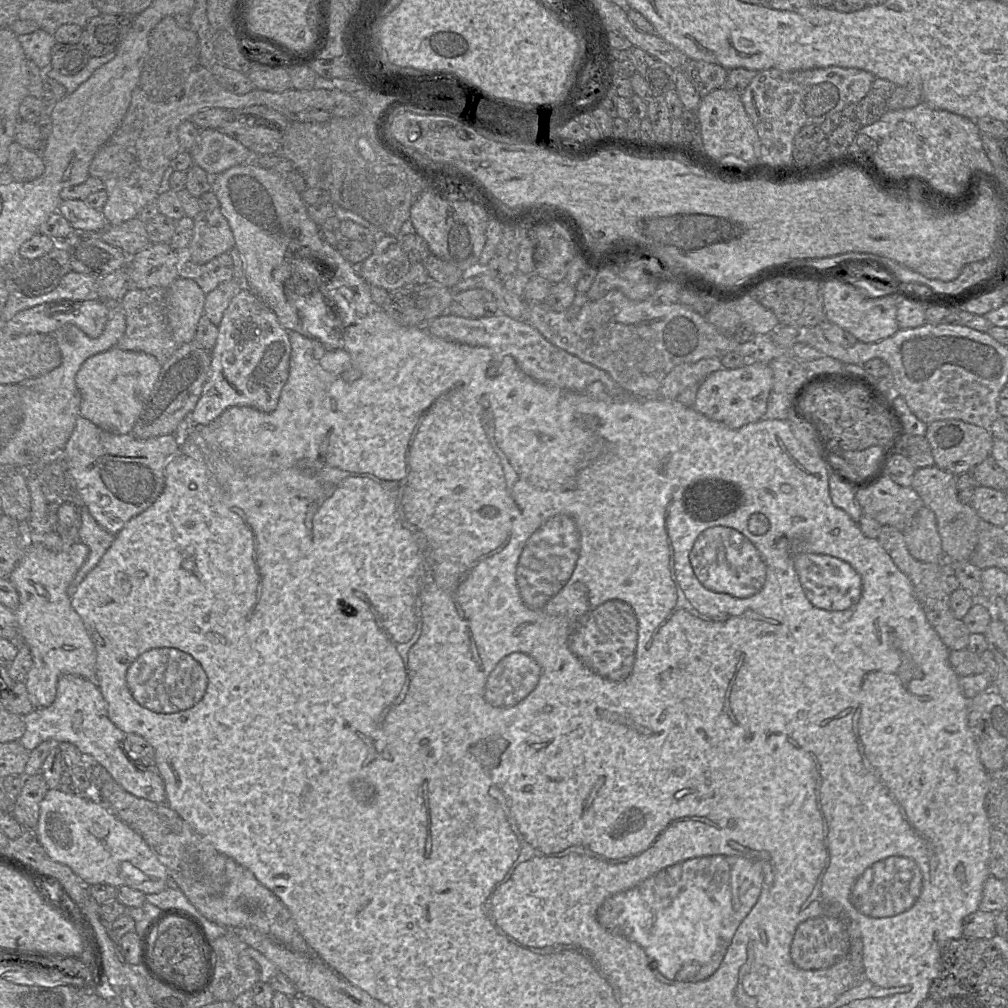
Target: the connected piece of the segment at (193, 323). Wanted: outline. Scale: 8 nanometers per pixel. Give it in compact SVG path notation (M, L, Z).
M178 277L167 288L166 318L178 345L194 340L198 322L204 314L205 298L204 292L191 279Z

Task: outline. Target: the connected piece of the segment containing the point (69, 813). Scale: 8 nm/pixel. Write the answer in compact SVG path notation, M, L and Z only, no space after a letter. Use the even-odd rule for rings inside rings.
M59 788L49 789L40 803L39 821L33 832L50 859L68 866L91 886L95 884L109 884L117 888L128 886L145 895L156 894L169 886L176 886L170 882L165 865L160 862L142 836L94 795L68 794Z

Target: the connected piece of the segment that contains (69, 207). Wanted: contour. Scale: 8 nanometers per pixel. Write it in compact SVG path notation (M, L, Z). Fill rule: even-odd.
M61 200L57 212L76 232L99 233L109 227L101 210L88 206L84 200Z

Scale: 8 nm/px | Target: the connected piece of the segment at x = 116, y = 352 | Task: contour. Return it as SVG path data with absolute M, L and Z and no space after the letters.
M116 347L89 357L75 378L81 394L80 416L103 430L116 434L130 434L161 369L162 365L152 355Z

